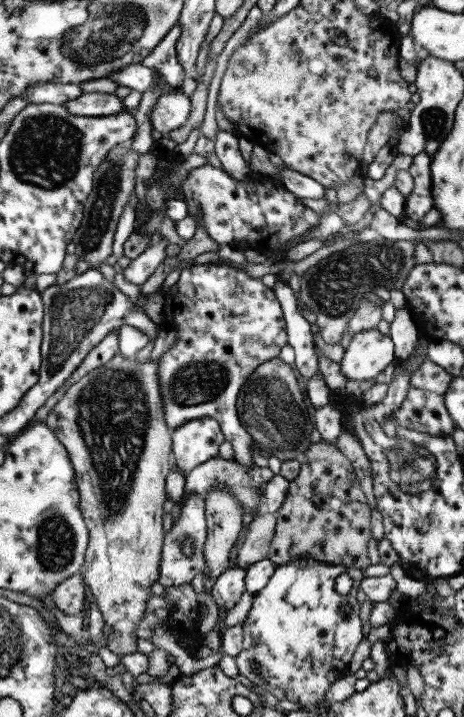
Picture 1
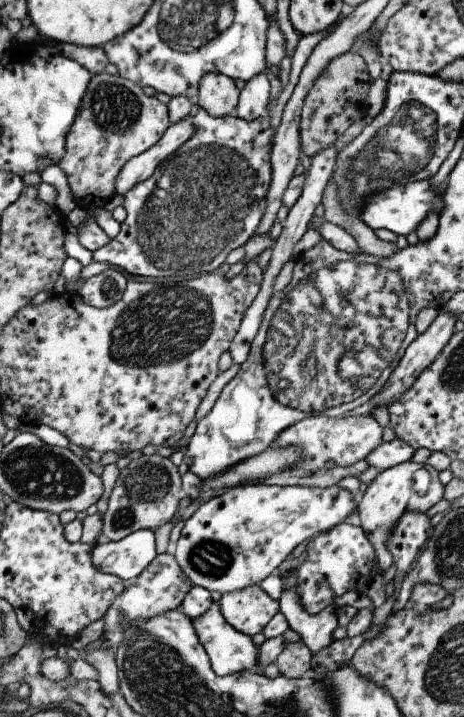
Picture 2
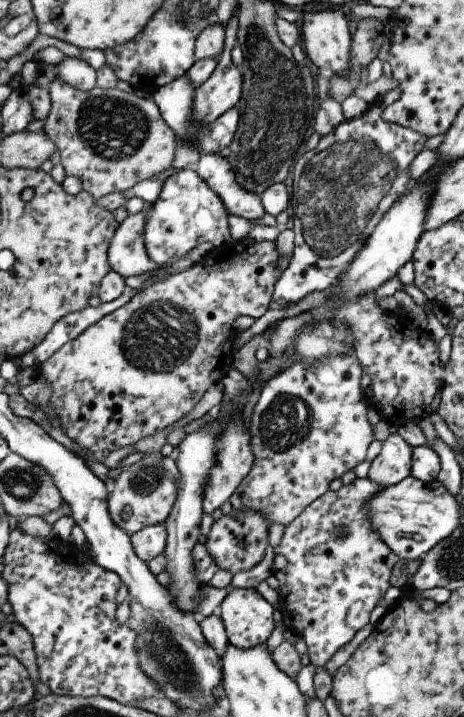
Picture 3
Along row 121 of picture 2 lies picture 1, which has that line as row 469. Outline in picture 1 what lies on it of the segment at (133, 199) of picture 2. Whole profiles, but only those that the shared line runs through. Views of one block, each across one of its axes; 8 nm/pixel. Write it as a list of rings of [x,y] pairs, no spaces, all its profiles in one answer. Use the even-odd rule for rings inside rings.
[[[219,456],[207,460],[204,464],[194,467],[186,474],[184,495],[181,499],[186,499],[190,495],[206,496],[210,493],[210,489],[214,487],[230,487],[230,491],[234,493],[234,497],[238,497],[238,503],[242,505],[243,511],[256,511],[261,506],[259,497],[259,488],[265,482],[267,483],[274,477],[274,472],[269,467],[260,467],[256,463],[252,468],[246,468],[244,464],[240,464],[238,460],[226,460]]]

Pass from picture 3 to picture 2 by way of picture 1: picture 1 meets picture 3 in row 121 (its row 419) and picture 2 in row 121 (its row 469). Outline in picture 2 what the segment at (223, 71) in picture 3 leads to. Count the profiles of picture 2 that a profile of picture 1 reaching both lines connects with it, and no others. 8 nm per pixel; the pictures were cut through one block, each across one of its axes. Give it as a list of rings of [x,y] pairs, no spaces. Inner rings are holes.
[[[193,110],[188,118],[171,123],[154,146],[150,146],[146,152],[130,158],[124,164],[120,174],[116,176],[115,196],[123,198],[133,186],[143,180],[148,180],[158,165],[163,163],[168,156],[172,156],[190,136],[194,136],[194,132],[196,132],[196,128],[192,124],[194,114],[195,111]]]

